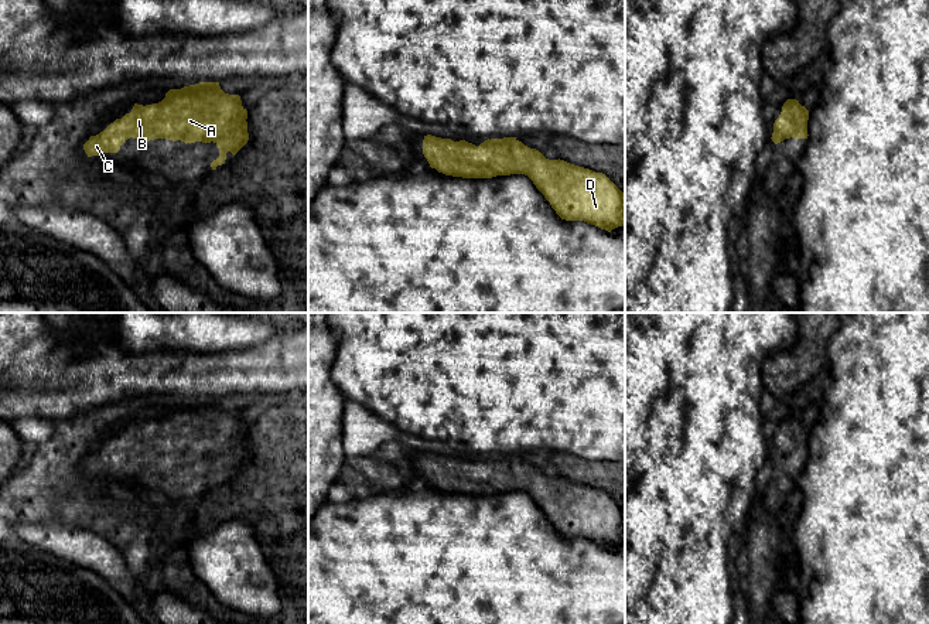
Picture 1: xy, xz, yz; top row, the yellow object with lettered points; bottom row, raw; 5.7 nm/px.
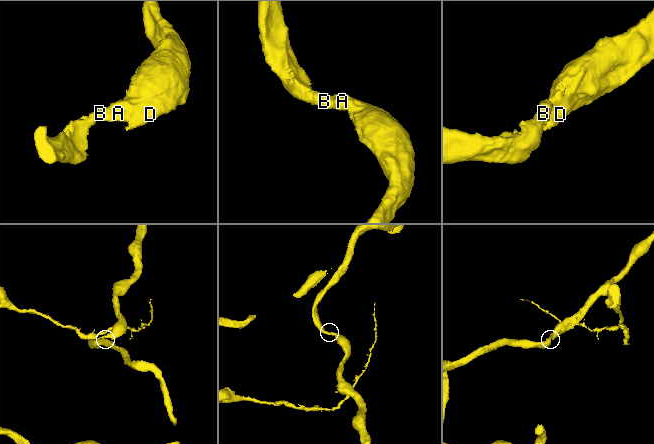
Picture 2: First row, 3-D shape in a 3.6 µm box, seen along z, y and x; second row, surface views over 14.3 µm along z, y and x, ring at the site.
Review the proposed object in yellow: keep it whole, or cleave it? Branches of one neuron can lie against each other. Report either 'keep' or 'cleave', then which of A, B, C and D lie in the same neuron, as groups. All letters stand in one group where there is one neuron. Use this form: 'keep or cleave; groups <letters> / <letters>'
keep; groups A B C D

